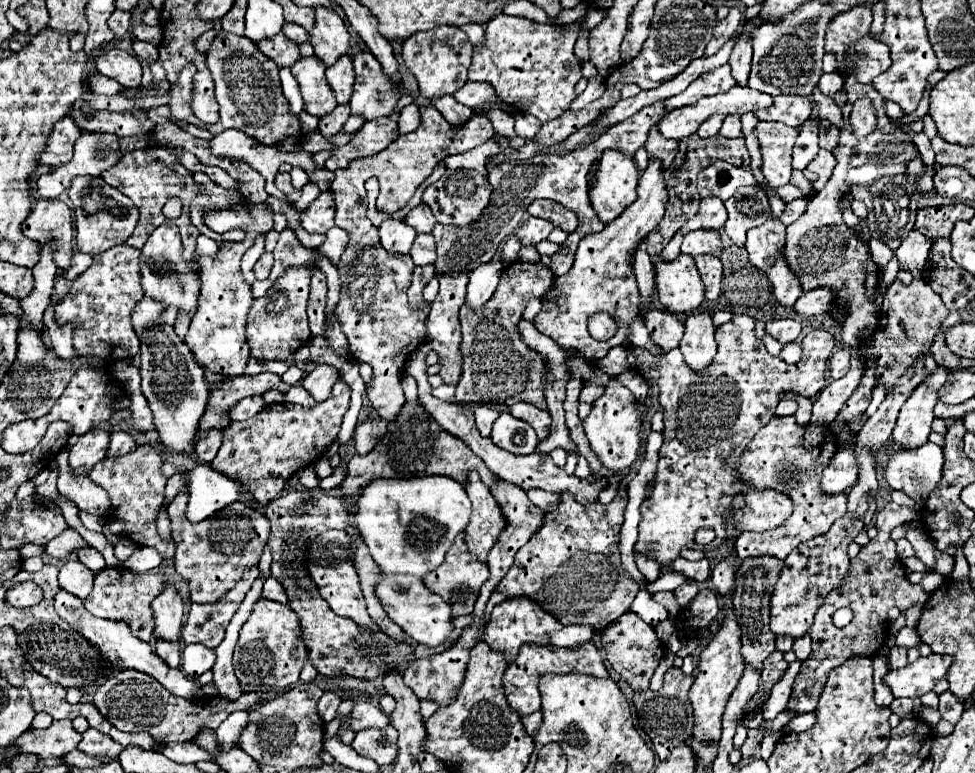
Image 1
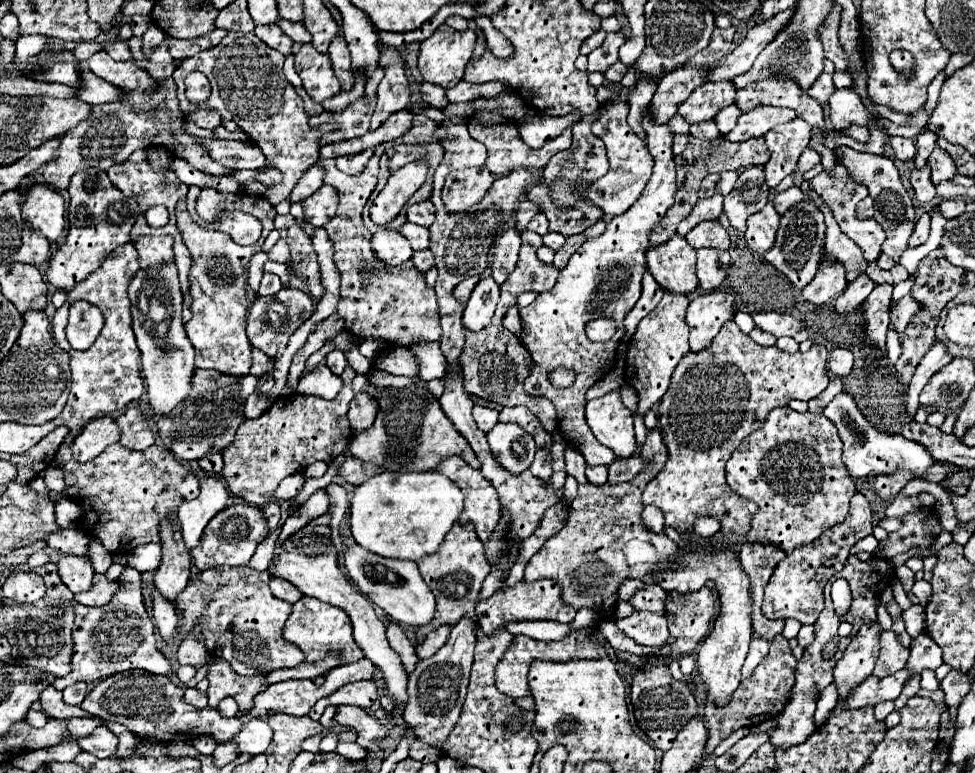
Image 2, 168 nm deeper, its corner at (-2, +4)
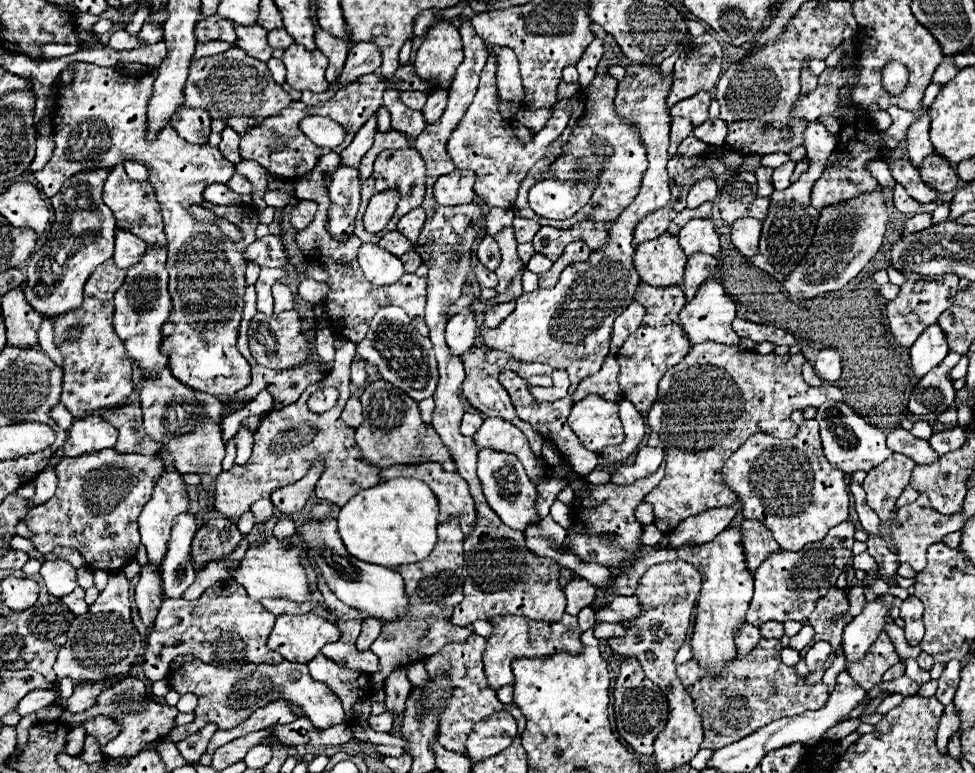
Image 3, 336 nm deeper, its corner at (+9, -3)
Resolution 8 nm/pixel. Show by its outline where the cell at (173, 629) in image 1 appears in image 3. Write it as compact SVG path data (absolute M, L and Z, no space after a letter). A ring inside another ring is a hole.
M166 464L166 472L158 478L156 486L154 486L154 494L150 498L150 502L146 504L146 508L142 510L138 524L140 524L140 534L142 534L142 544L148 550L148 562L158 566L162 562L162 556L166 552L166 542L170 538L170 528L172 522L178 514L188 512L190 506L190 498L188 498L188 488L184 484L184 478L178 470L174 470L172 464Z

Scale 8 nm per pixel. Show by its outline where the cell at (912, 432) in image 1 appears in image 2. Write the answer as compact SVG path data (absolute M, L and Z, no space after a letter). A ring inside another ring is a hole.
M935 341L933 349L929 349L929 353L921 359L921 365L917 365L917 371L915 371L915 375L913 375L913 379L911 379L911 385L909 385L909 389L907 389L907 415L909 415L911 419L915 419L915 413L917 413L917 409L921 407L919 395L921 395L923 387L925 387L927 381L929 381L939 369L943 369L951 359L953 359L953 357L949 357L949 353L945 351L945 347L943 347L939 341Z

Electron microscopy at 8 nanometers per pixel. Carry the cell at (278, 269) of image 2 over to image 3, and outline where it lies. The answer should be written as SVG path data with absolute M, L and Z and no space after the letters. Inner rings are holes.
M276 282L272 286L272 294L274 294L274 312L284 312L284 310L292 310L294 308L294 294L290 292L290 288L282 282Z

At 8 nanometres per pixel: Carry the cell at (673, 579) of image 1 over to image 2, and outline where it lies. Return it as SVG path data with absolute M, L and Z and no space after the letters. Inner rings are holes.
M625 579L621 585L619 585L619 591L617 591L617 595L619 595L619 601L629 601L637 591L641 591L645 587L645 583L643 581L639 581L639 579Z

